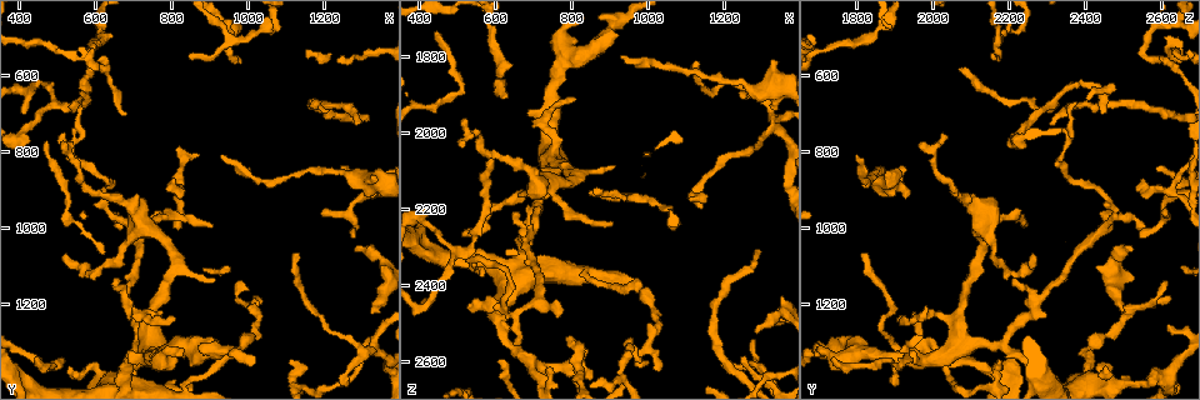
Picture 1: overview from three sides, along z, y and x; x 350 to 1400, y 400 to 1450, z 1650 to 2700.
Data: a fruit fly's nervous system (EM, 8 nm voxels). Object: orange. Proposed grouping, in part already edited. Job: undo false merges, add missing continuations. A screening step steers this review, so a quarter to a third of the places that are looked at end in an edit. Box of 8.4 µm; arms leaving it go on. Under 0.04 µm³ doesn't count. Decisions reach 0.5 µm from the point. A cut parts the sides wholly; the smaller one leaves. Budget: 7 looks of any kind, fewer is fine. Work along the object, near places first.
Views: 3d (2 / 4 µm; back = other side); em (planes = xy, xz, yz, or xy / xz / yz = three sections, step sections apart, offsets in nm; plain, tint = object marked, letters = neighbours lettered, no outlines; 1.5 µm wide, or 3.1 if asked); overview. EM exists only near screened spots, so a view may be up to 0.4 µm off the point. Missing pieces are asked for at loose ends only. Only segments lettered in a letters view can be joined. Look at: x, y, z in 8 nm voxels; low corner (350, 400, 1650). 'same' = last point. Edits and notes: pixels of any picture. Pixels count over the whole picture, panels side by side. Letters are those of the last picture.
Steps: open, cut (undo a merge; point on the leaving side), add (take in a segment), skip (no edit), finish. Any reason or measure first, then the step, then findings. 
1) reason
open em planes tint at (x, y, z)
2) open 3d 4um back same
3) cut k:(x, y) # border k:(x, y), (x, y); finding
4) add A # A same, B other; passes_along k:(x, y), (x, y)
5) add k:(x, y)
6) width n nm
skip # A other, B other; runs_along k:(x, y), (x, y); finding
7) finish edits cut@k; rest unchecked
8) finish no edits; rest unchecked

free end
open 3d 4um at (515, 755, 2020)

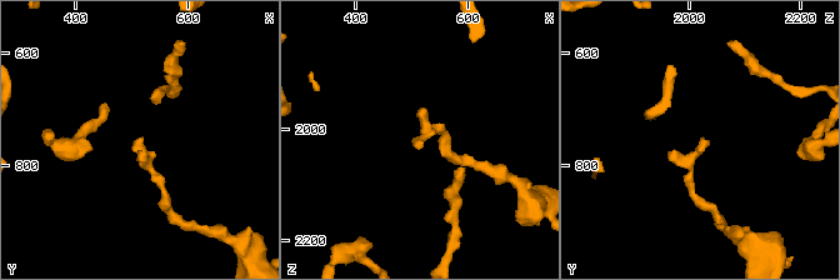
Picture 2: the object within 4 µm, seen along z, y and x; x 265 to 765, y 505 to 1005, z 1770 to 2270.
open em planes letters at (525, 750, 2030)

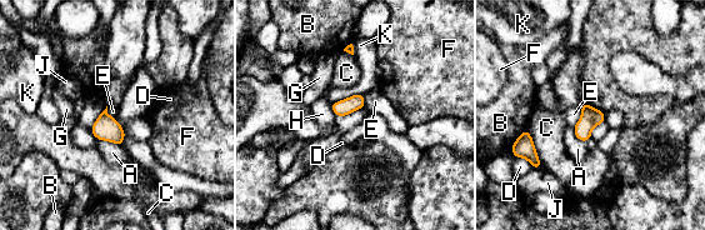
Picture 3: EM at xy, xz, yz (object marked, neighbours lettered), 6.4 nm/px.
longest_contact C 280 nm
skip # A other, B other, C other, D other, E other, F other, G other, H other, J other, K other; border 3:(603, 113), (604, 121); none of them fits

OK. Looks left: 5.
branch stops here
open 3d 4um at (735, 1250, 2625)

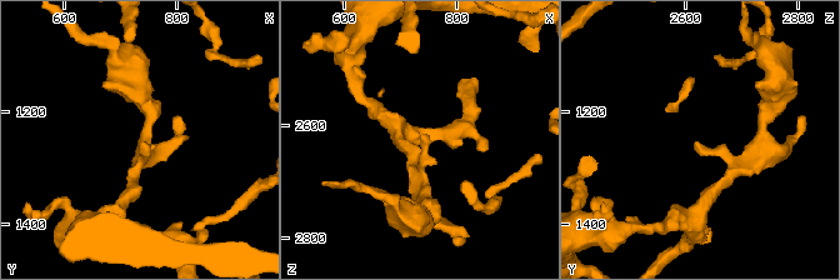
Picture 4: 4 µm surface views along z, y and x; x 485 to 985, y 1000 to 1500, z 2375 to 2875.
now the EM
open em planes letters at (735, 1255, 2615)

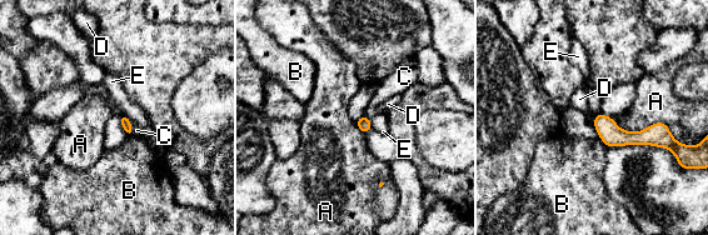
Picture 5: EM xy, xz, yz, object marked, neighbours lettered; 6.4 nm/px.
skip # A other, B other, C other, D other, E other; runs_along 5:(597, 119), (614, 136), (667, 139); no lettered segment goes on from it

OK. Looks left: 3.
tapers out
open em xz step 4 tint at (1105, 1345, 2170)

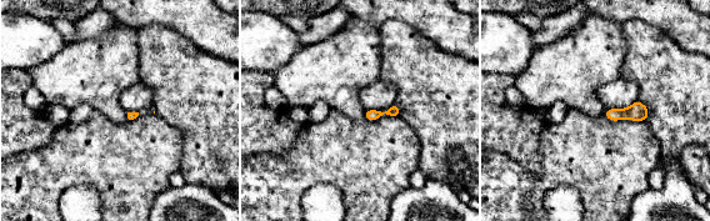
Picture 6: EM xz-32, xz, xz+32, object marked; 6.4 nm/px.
cut it another way
open em planes letters same

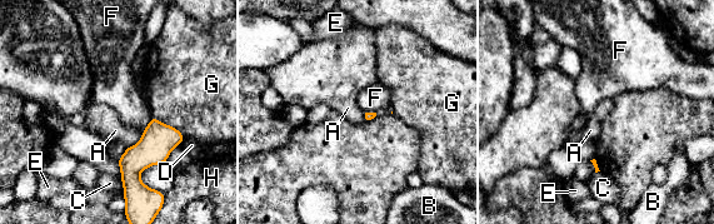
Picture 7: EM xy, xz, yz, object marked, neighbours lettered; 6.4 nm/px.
skip # A other, B other, C other, D other, E other, F other, G other, H other; border 7:(143, 134), (136, 143), (126, 148); none of them fits

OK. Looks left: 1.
finish no edits; rest unchecked

